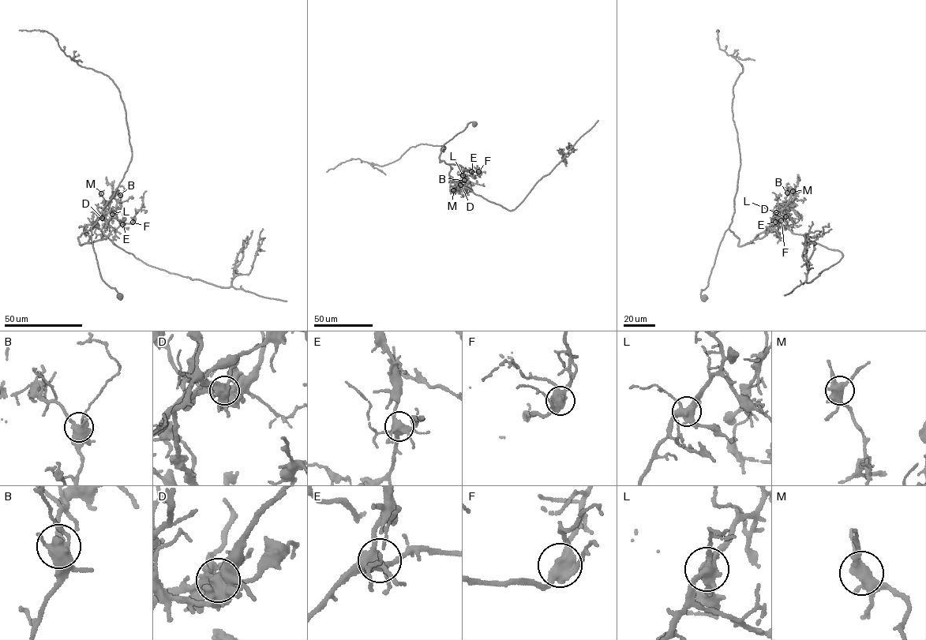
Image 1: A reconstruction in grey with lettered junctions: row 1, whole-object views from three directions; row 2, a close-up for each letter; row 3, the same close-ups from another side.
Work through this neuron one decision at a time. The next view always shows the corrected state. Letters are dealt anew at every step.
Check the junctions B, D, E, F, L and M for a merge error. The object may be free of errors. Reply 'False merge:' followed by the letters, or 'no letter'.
False merge: D

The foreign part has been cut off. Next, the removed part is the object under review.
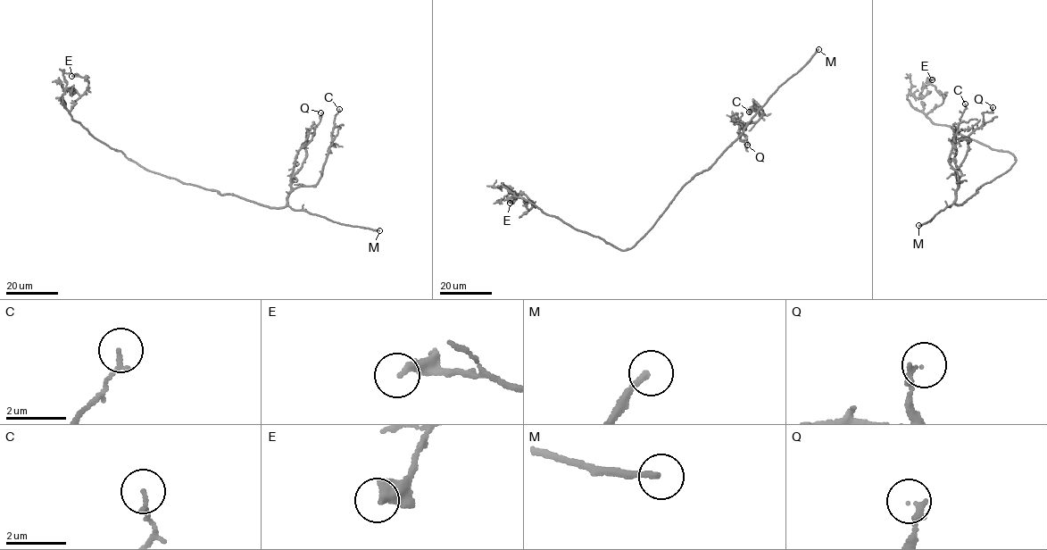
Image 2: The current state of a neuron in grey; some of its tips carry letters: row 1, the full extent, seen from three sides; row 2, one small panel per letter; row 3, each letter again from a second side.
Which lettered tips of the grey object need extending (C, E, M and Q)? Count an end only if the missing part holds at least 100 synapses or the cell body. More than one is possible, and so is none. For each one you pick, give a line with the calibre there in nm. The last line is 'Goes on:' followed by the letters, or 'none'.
M: Thickness 190 nm
Goes on: M

